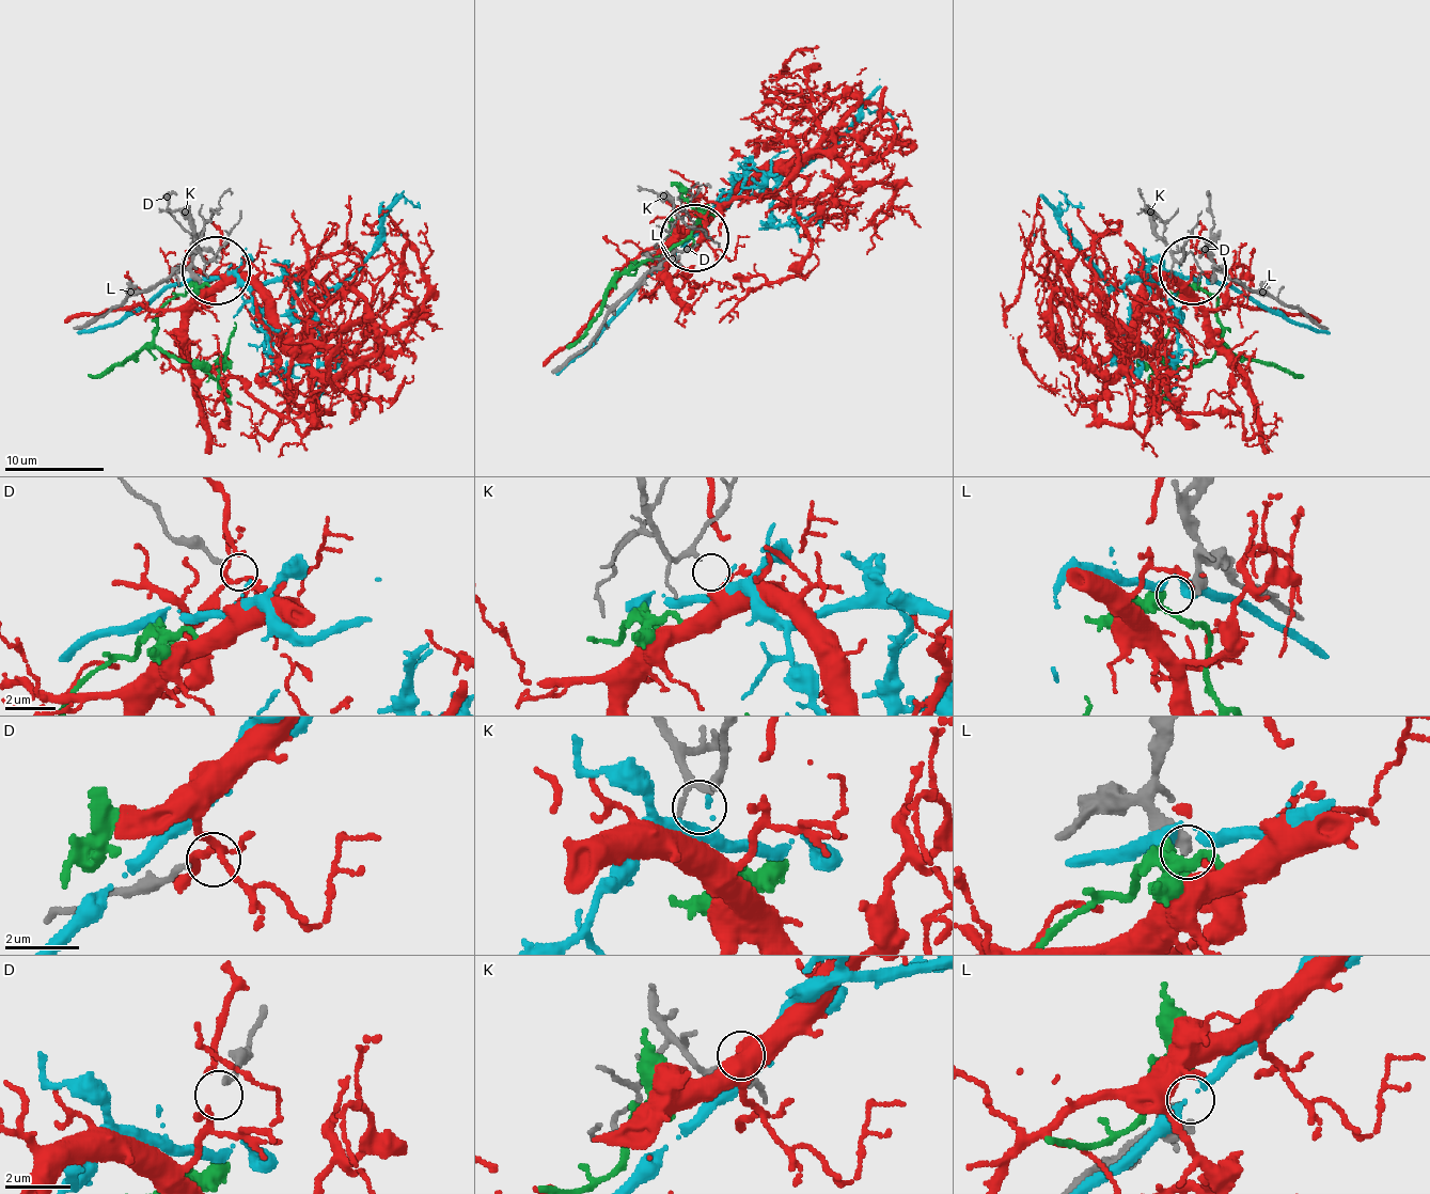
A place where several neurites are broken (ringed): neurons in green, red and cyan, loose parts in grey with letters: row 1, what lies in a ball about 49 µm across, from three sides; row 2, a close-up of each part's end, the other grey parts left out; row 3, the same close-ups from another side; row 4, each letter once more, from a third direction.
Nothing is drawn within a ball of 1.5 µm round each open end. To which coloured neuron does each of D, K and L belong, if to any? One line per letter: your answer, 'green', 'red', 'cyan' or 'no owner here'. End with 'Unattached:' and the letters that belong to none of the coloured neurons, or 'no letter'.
D: no owner here
K: red
L: no owner here
Unattached: D, L

